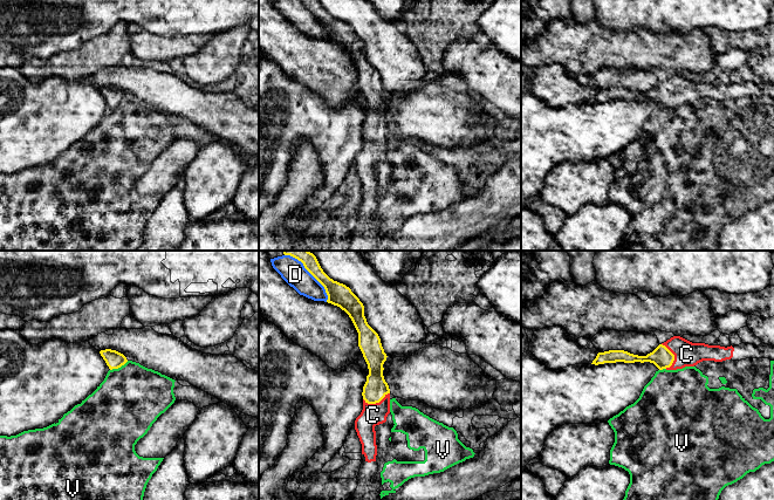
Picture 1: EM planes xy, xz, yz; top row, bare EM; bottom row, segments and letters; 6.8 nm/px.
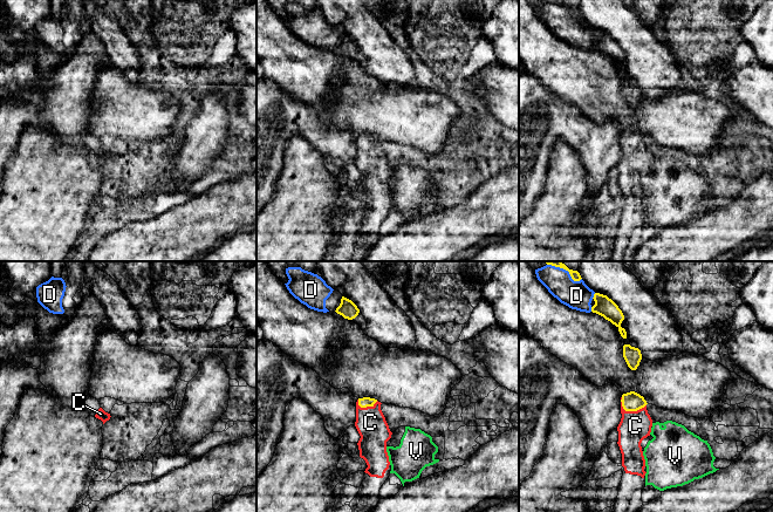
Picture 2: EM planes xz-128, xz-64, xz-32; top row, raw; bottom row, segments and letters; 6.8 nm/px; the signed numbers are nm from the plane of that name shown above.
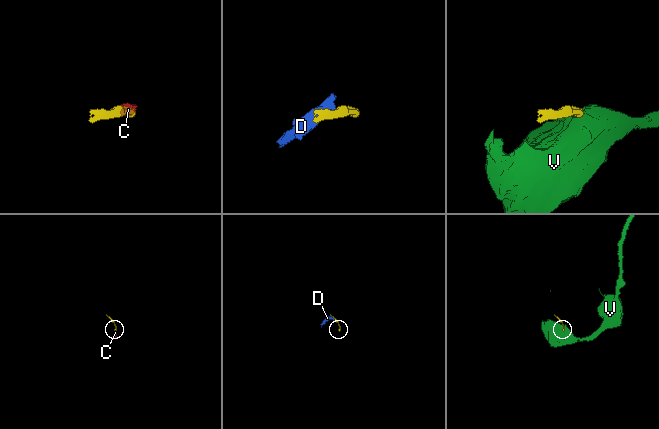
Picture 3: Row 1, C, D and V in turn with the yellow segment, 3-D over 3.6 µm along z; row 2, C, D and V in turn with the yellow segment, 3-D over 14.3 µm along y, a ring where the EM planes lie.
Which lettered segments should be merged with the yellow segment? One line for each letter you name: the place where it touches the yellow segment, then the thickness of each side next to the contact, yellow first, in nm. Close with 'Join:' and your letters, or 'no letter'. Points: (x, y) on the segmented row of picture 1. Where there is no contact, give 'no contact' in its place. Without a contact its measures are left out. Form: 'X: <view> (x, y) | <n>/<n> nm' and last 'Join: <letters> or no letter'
C: xz (376, 402) | 160/150 nm
Join: C

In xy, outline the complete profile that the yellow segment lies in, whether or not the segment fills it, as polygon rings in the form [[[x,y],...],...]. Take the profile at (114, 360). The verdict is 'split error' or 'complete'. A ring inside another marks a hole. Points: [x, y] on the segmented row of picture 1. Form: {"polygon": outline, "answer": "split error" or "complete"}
{"polygon": [[[105,349],[101,350],[100,354],[110,370],[118,369],[128,362],[126,357],[116,350]]], "answer": "complete"}

